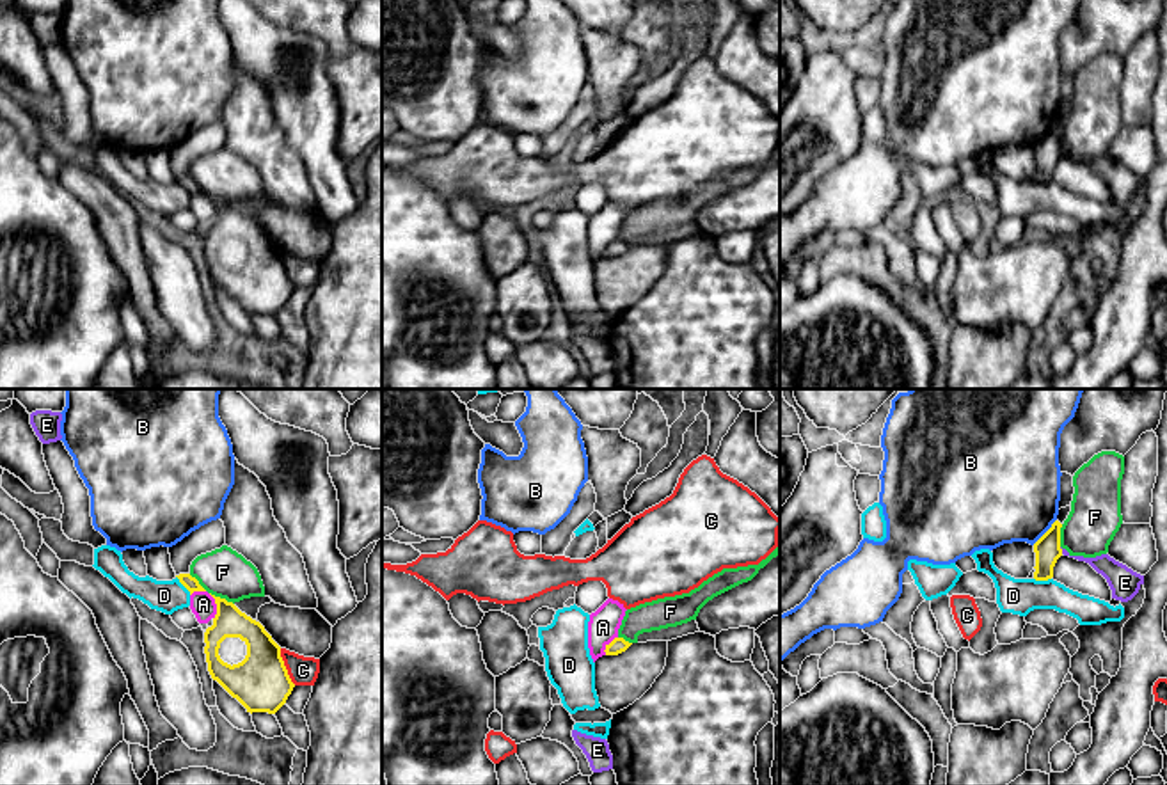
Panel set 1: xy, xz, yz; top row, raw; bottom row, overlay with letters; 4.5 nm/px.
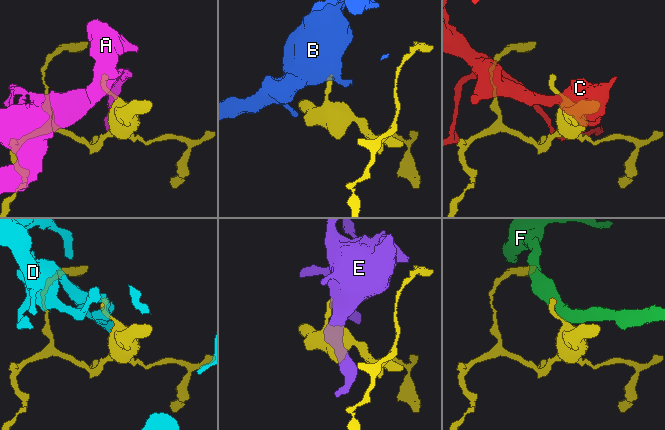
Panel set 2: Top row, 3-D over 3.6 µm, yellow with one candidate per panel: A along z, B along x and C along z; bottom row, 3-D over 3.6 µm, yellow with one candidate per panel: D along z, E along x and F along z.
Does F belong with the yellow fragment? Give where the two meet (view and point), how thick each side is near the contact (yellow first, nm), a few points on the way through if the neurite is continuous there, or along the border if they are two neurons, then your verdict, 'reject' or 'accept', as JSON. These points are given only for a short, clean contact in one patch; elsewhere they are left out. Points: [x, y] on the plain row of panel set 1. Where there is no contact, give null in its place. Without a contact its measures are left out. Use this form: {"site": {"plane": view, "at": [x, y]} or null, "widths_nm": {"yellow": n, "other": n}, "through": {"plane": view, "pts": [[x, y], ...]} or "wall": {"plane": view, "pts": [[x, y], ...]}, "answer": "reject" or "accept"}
{"site": {"plane": "xy", "at": [222, 201]}, "widths_nm": {"yellow": 140, "other": 220}, "wall": {"plane": "xy", "pts": [[210, 194], [233, 206]]}, "answer": "reject"}

